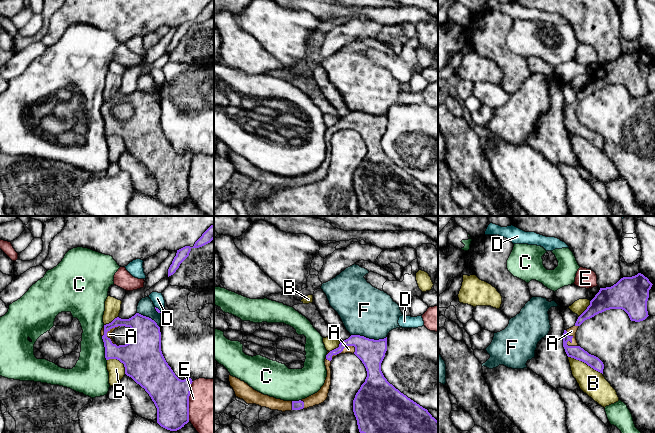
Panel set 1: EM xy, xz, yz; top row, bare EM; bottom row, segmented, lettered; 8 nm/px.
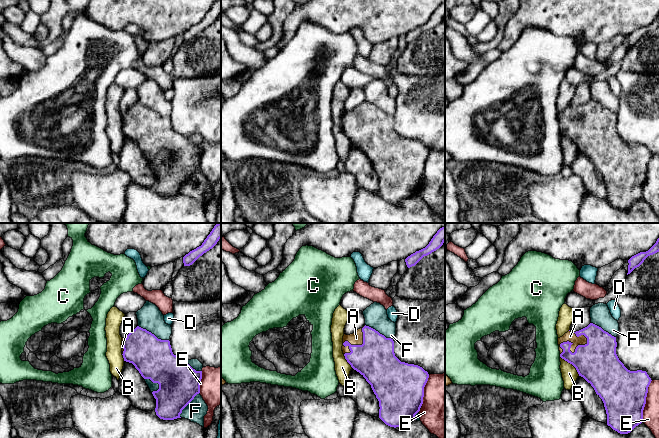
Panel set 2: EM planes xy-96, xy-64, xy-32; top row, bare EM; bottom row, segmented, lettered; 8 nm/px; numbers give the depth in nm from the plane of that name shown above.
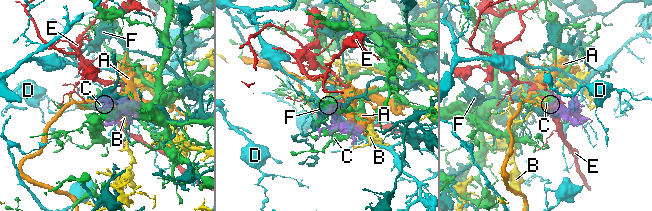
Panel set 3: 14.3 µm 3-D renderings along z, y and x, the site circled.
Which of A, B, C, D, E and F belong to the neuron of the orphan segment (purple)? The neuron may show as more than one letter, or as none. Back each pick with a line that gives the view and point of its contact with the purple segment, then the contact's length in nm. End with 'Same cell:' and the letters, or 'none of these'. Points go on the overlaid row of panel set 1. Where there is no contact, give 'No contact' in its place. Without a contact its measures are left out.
A: Touches purple at xz (339, 352). Shared border 260 nm
Same cell: A

